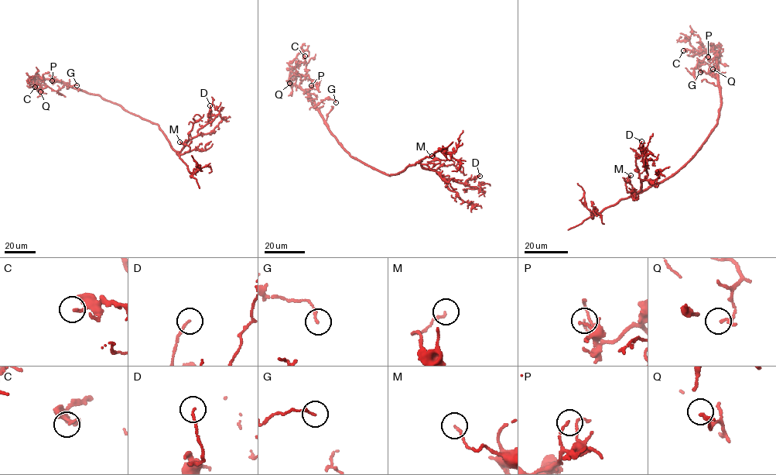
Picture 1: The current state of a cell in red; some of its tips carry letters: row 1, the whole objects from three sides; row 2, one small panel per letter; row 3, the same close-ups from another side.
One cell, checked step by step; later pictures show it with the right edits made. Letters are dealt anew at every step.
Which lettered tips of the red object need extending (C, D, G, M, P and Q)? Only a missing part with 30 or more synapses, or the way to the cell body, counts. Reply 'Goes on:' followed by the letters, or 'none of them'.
Goes on: none of them

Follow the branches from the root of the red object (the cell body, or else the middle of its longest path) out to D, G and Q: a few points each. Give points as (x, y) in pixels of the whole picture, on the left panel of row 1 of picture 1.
D: (131, 113), (158, 125), (177, 154), (186, 142), (197, 135), (198, 130), (209, 122), (210, 105)
G: (131, 113), (97, 95), (67, 87), (76, 85)
Q: (131, 113), (98, 95), (61, 81), (38, 80), (42, 85), (40, 91)

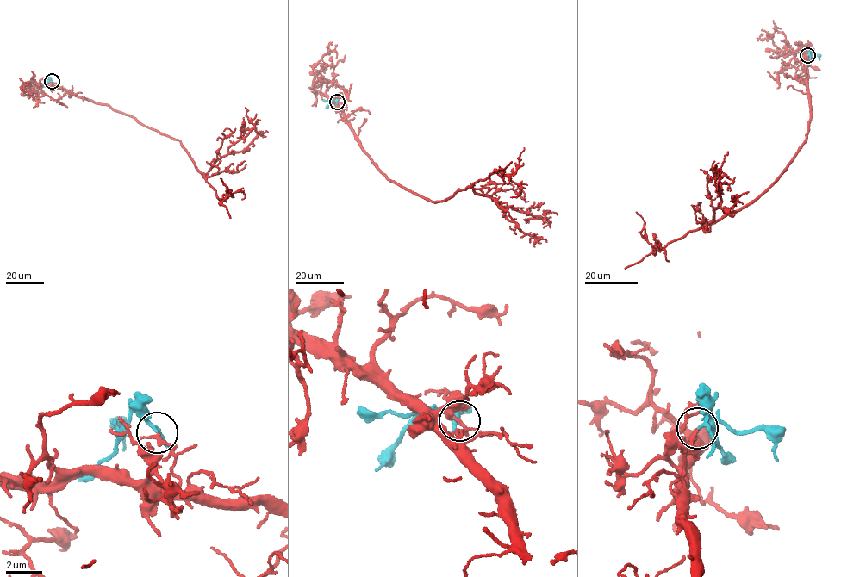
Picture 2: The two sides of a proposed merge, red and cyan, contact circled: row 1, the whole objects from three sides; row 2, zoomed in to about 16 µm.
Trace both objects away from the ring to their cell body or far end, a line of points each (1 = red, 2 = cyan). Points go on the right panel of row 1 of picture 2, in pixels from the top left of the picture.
1: (807, 55), (810, 114), (806, 139), (764, 191), (707, 225), (719, 207), (718, 183), (727, 152)
2: (807, 55), (809, 52), (817, 55), (819, 59)

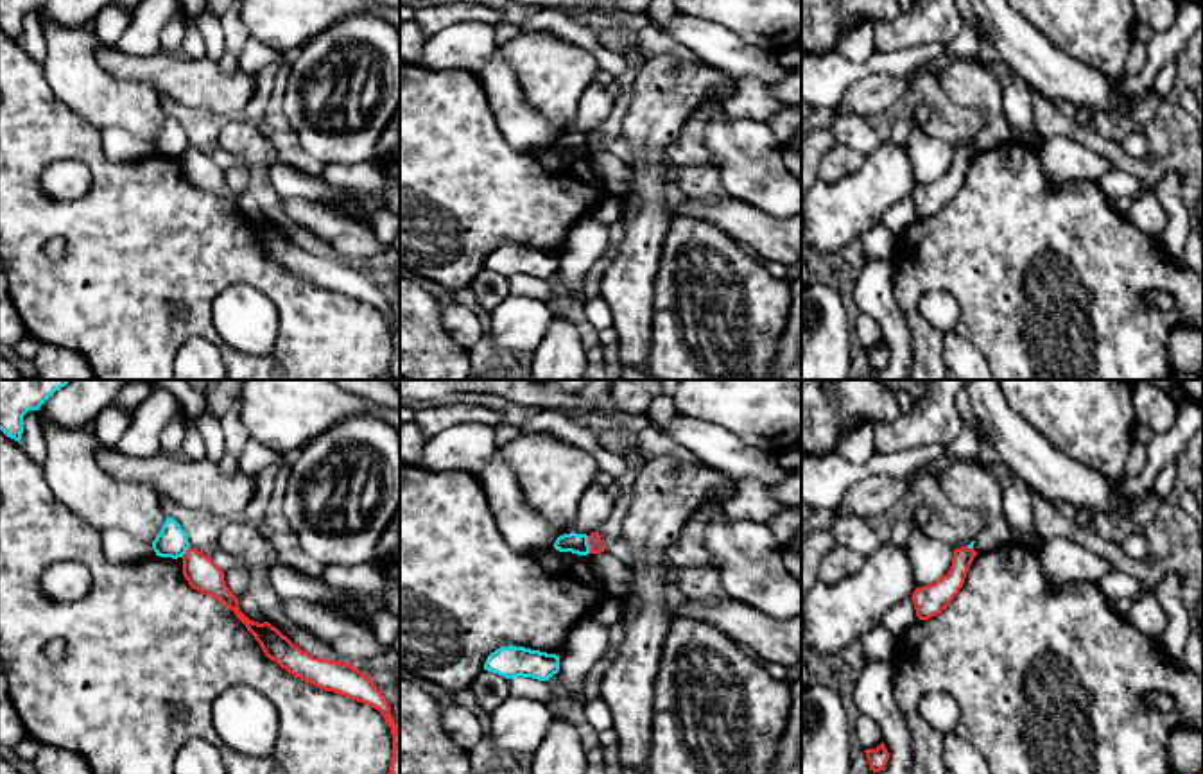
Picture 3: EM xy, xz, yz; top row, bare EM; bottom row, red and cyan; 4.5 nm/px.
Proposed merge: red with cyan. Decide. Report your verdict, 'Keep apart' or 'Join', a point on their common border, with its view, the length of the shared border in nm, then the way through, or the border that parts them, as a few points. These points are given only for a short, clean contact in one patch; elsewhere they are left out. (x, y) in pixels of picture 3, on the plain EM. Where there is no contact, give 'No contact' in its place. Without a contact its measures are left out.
Keep apart. Touches red at xz (588, 142). Shared border 80 nm. Boundary: xz (587, 135), (590, 151)

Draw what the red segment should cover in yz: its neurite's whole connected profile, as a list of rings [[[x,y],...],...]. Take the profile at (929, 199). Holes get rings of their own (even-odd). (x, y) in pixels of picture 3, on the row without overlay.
[[[956,147],[948,172],[938,177],[934,183],[914,188],[911,197],[920,219],[929,219],[950,204],[954,195],[963,186],[975,154],[977,150],[974,147]]]

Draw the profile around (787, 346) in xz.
[[[801,272],[791,280],[791,308],[787,326],[778,340],[778,357],[775,367],[783,374],[796,360],[798,346],[801,344]]]

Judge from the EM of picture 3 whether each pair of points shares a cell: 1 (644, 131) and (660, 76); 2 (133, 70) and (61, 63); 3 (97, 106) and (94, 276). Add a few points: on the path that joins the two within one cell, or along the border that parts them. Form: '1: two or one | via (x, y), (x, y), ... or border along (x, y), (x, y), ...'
1: one | via (655, 117), (655, 90)
2: two | border along (97, 42), (97, 61), (106, 70), (144, 83)
3: two | border along (63, 104), (101, 133)

